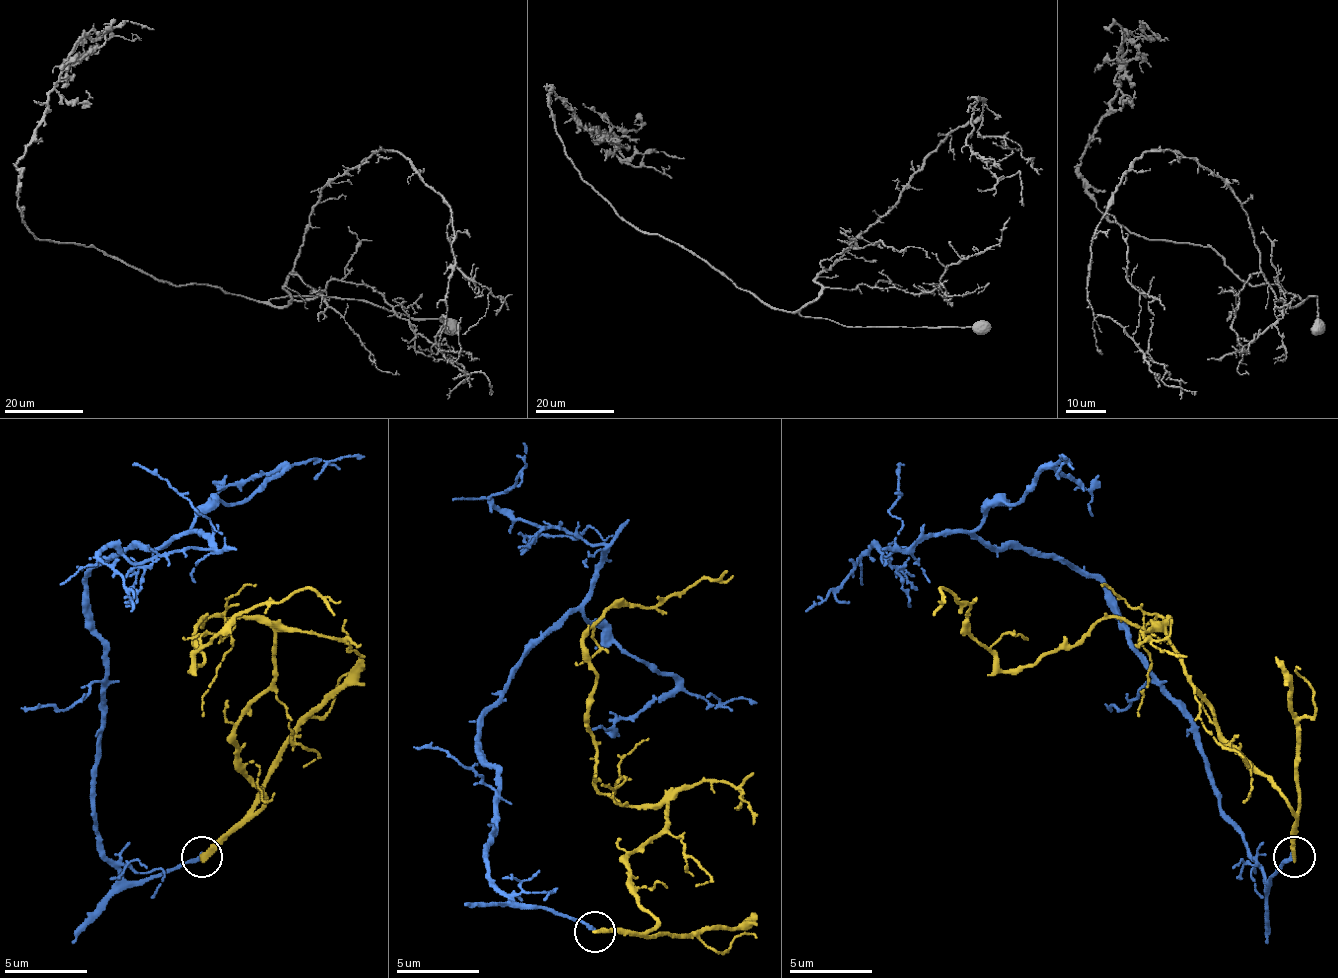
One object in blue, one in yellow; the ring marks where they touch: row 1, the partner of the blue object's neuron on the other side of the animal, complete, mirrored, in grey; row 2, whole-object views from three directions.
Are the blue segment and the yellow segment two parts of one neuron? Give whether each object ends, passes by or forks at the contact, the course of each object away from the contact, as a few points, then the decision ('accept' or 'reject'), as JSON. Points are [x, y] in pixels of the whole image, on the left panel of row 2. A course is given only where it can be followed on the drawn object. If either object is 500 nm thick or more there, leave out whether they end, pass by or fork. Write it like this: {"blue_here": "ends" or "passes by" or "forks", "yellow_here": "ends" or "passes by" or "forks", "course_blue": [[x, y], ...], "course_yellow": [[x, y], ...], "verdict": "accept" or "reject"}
{"blue_here": "ends", "yellow_here": "ends", "course_blue": [[201, 857], [131, 882], [102, 845], [106, 643], [85, 577], [188, 531], [209, 544], [102, 552], [131, 610]], "course_yellow": [[201, 857], [263, 804], [234, 734], [275, 676], [271, 626], [205, 618], [193, 672], [238, 614], [341, 602]], "verdict": "reject"}

